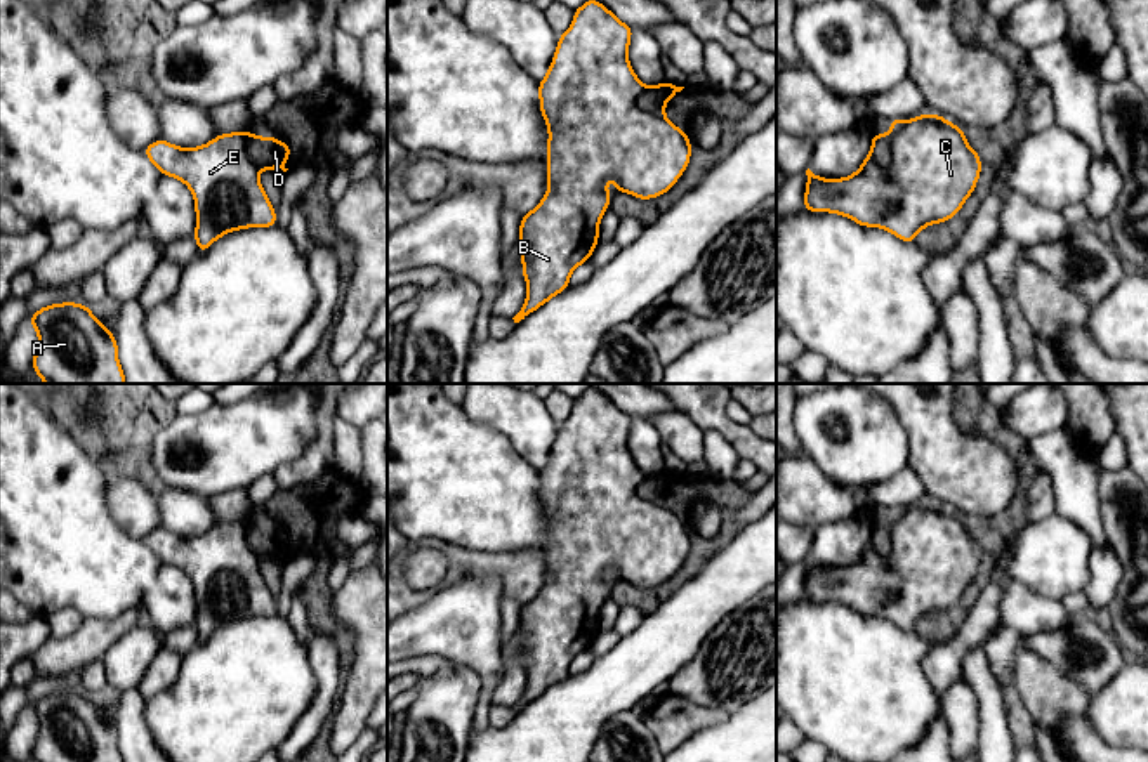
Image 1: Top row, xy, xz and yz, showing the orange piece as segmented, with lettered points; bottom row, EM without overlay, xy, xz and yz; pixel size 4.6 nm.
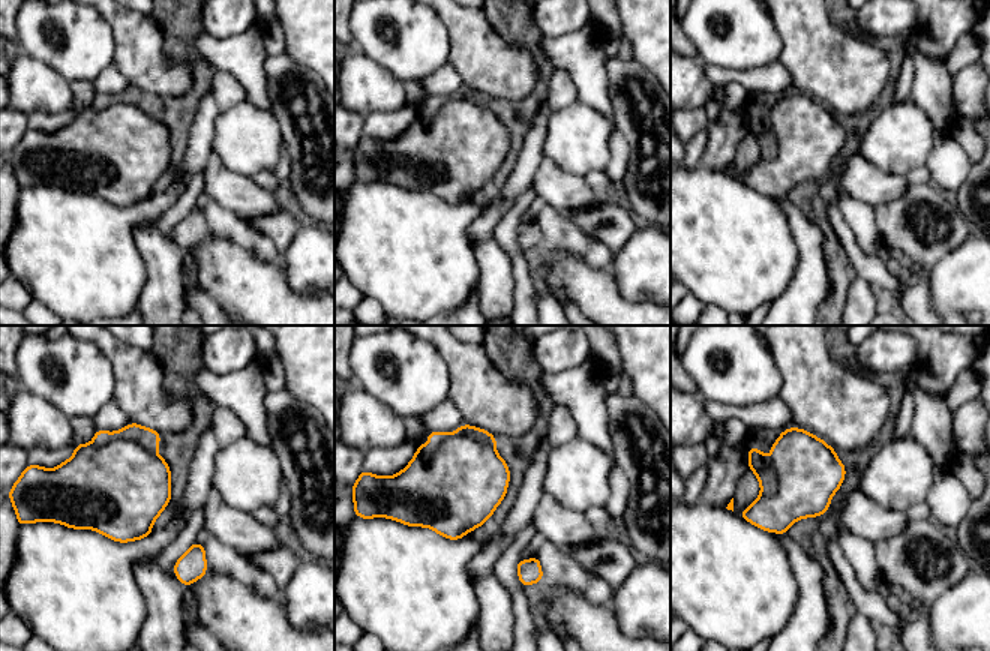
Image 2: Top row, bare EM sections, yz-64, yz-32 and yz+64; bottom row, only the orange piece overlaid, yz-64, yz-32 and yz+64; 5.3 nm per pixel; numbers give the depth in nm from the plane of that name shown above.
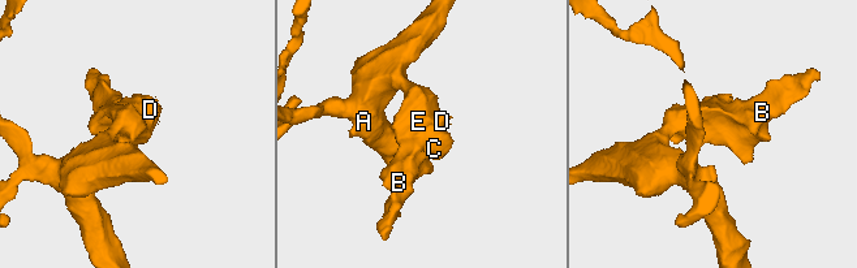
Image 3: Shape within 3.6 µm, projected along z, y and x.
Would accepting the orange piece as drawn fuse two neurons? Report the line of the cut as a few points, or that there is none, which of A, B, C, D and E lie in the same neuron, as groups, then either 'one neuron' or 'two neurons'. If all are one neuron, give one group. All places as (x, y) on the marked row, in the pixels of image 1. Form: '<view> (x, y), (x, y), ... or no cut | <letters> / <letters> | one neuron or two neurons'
yz (903, 122), (891, 141), (891, 160), (883, 169) | A B C E / D | two neurons

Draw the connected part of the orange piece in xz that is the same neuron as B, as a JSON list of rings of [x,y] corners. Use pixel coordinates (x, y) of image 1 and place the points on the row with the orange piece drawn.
[[[587,0],[575,9],[547,75],[538,82],[540,113],[549,130],[547,194],[521,219],[519,255],[528,293],[514,323],[566,290],[570,274],[590,259],[599,243],[599,220],[611,203],[608,179],[618,193],[651,200],[667,193],[689,163],[686,132],[637,104],[646,85],[634,75],[627,57],[632,31],[601,2]]]

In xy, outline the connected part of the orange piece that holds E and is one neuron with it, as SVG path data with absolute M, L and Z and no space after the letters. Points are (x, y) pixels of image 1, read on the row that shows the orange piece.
M243 132L219 134L200 148L158 139L142 153L163 175L182 181L193 193L198 253L231 231L276 226Z

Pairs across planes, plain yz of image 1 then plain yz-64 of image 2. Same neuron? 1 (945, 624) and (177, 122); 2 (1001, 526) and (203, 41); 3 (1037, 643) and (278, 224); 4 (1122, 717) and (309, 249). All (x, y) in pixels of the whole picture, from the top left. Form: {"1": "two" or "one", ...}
{"1": "one", "2": "two", "3": "one", "4": "one"}

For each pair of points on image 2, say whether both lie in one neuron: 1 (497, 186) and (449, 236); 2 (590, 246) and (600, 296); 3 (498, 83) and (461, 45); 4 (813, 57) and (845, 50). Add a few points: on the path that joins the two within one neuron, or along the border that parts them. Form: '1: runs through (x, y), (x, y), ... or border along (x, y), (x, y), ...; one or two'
1: border along (462, 203), (489, 204); two
2: border along (563, 251), (579, 257), (593, 267), (606, 269); two
3: runs through (489, 74), (470, 54); one
4: runs through (821, 57), (837, 57); one

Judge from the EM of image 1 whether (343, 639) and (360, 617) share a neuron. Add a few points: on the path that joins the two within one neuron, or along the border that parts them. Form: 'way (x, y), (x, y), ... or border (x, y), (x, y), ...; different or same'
border (334, 592), (332, 617), (353, 641), (349, 672); different

